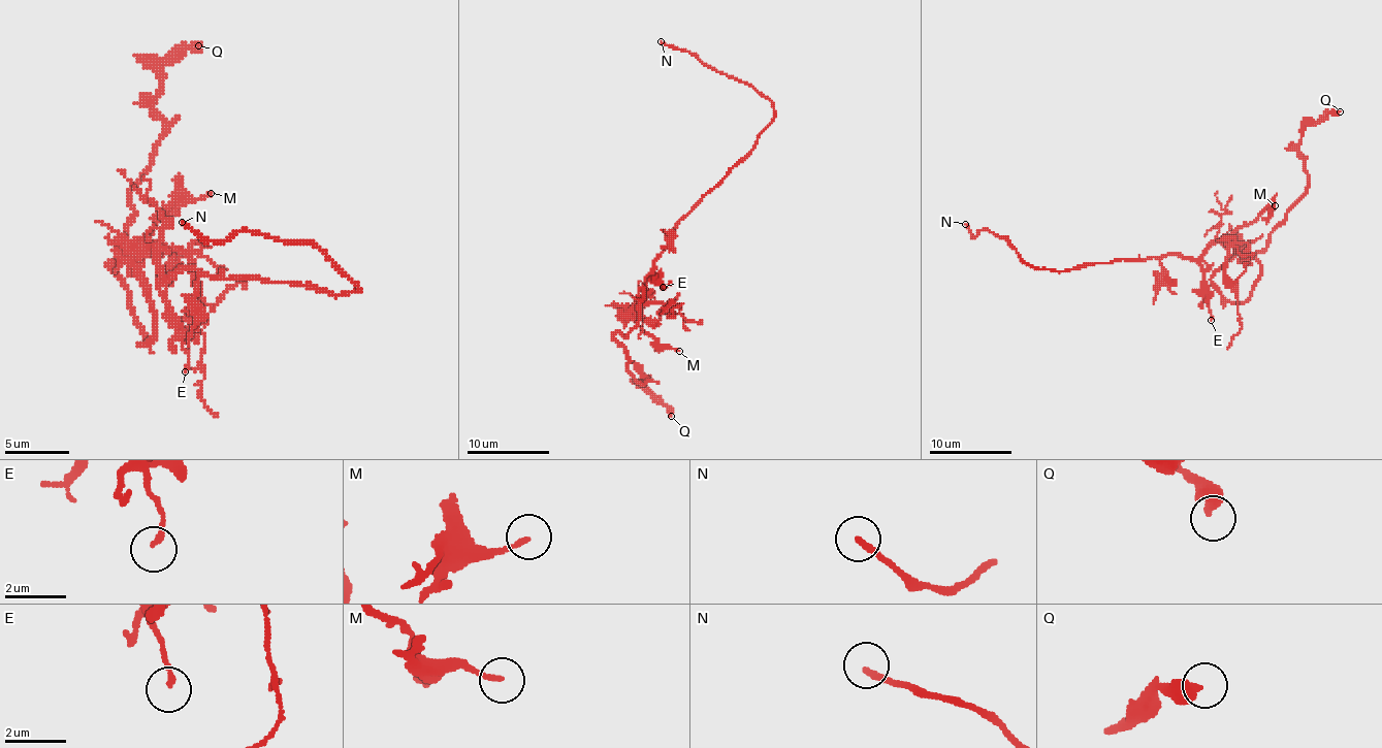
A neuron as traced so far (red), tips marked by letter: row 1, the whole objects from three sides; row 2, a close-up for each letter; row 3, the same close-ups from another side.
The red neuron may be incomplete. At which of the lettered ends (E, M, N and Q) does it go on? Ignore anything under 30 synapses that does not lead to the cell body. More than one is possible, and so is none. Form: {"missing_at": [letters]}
{"missing_at": ["N"]}

